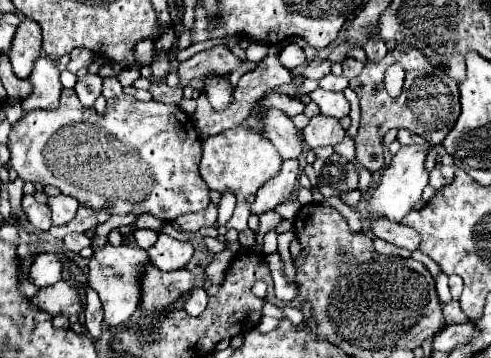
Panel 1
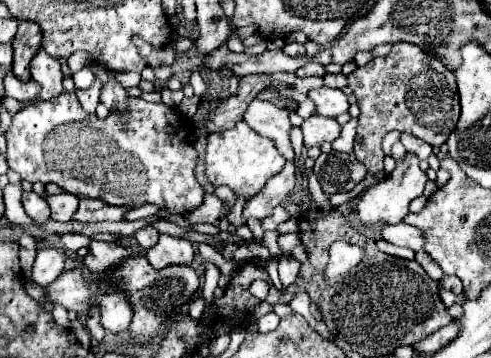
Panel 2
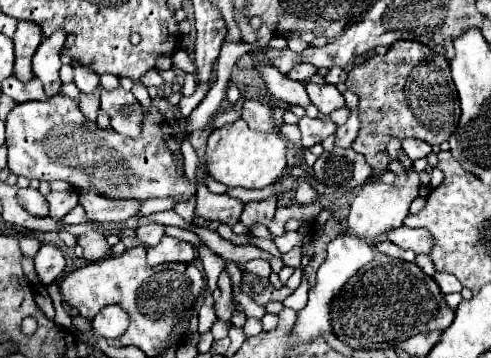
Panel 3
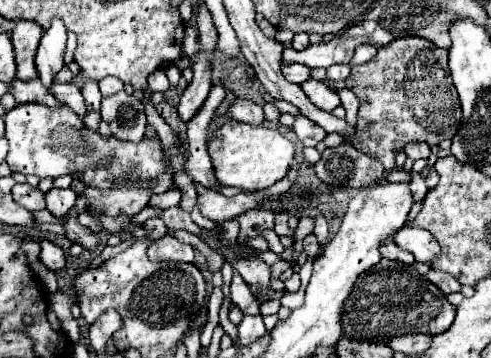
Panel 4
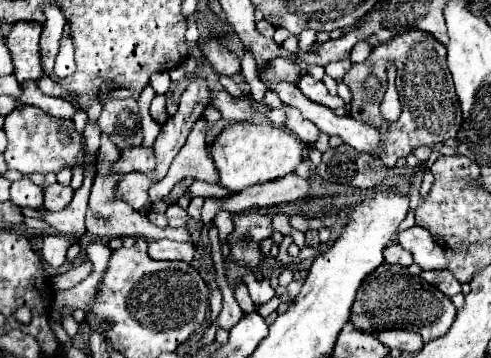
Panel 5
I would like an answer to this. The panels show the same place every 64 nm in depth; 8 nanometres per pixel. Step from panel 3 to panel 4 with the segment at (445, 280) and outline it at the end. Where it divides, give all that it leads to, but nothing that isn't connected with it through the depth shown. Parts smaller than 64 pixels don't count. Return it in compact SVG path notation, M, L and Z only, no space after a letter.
M432 268L432 270L426 274L426 278L428 278L432 284L436 284L444 294L460 292L460 282L458 282L454 276L450 276L450 274L444 274L444 272L438 272L438 270Z

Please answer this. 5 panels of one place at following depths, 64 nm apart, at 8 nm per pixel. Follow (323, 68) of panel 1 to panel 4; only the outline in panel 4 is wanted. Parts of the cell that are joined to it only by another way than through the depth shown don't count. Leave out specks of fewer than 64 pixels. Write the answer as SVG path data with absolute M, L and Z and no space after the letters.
M282 62L282 74L286 76L288 82L302 84L304 80L310 78L308 72L310 72L310 70L308 70L306 66L302 66L302 64L284 64L284 62Z

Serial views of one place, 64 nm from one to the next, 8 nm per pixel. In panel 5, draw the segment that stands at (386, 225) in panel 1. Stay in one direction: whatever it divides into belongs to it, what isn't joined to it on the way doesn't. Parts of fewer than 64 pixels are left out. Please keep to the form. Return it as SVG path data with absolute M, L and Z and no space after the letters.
M412 226L398 234L398 244L412 252L414 262L422 270L444 270L448 260L444 254L444 248L438 246L432 238L432 234L426 228Z

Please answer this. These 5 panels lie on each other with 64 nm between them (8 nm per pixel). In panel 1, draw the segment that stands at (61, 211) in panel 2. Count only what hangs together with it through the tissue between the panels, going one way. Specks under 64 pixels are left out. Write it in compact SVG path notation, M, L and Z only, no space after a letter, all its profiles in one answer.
M60 194L54 198L48 198L48 206L52 210L52 222L58 226L58 224L68 224L76 216L76 210L80 204L76 198Z

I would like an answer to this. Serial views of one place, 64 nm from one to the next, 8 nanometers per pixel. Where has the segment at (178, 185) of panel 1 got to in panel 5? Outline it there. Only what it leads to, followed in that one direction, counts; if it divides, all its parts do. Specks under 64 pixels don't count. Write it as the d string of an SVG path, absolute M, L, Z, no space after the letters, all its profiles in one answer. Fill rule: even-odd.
M20 106L6 116L4 132L8 138L8 146L4 152L4 160L10 170L18 170L20 174L28 176L34 172L48 174L60 172L64 166L86 162L86 146L84 138L74 130L72 120L56 120L34 106ZM128 148L120 154L120 160L116 164L118 170L122 172L132 172L132 170L140 170L140 172L150 172L154 170L154 154L152 148Z

